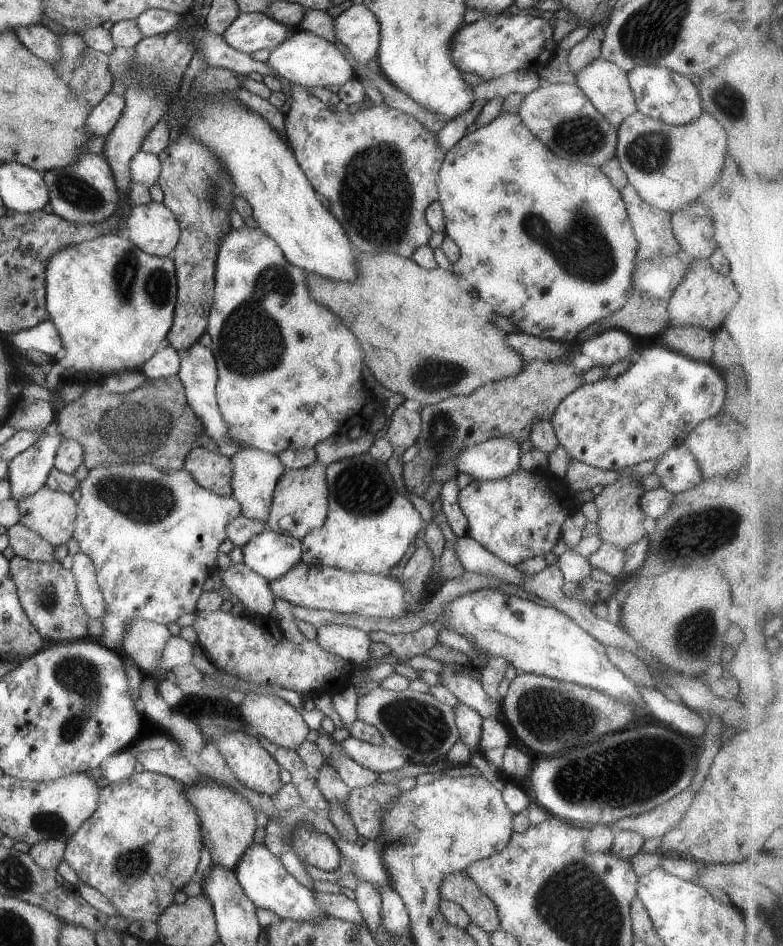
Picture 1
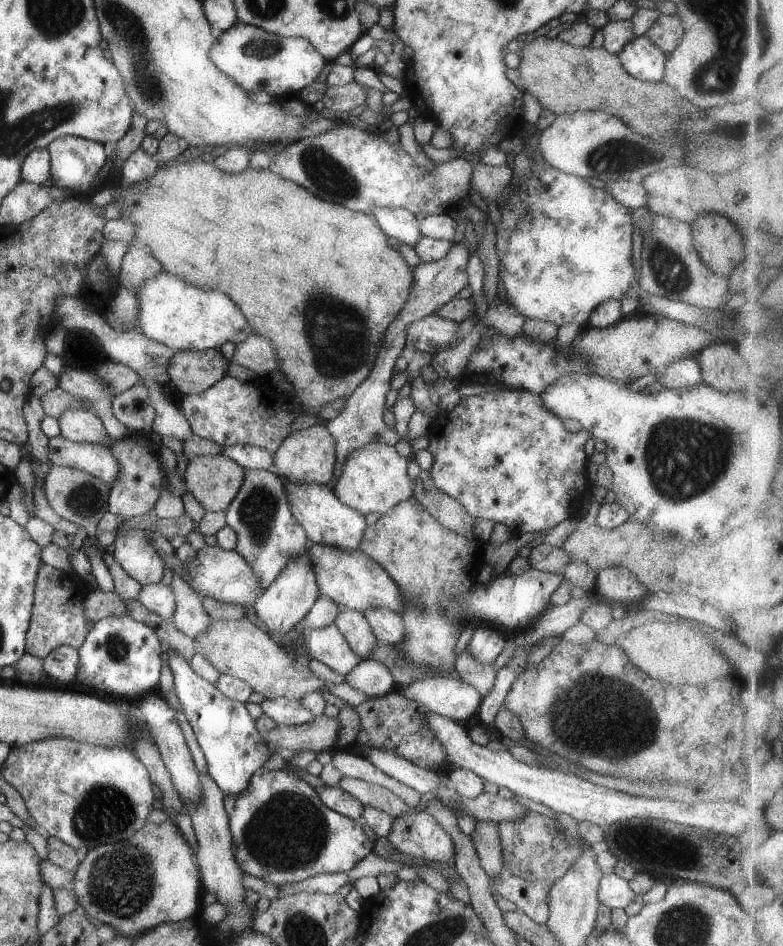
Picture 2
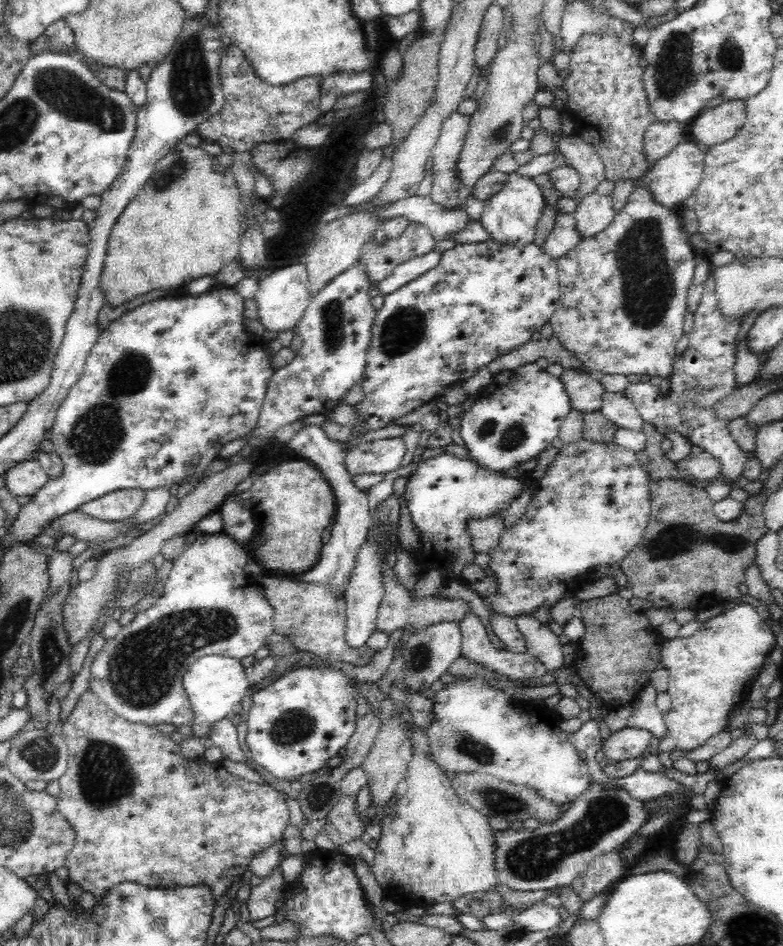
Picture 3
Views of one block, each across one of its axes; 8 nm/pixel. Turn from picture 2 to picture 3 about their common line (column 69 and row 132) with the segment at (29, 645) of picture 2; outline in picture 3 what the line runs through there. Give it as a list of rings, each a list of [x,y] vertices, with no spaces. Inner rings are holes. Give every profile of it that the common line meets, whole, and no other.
[[[606,31],[599,35],[583,34],[569,56],[568,68],[571,73],[561,84],[561,88],[568,94],[563,110],[574,121],[573,135],[596,147],[605,166],[605,177],[610,182],[616,183],[620,178],[638,179],[651,169],[650,161],[646,159],[643,151],[645,132],[653,121],[653,116],[648,107],[648,97],[643,83],[644,70],[640,67],[642,56],[640,48],[636,48],[635,44],[620,42],[620,37],[614,33]]]

